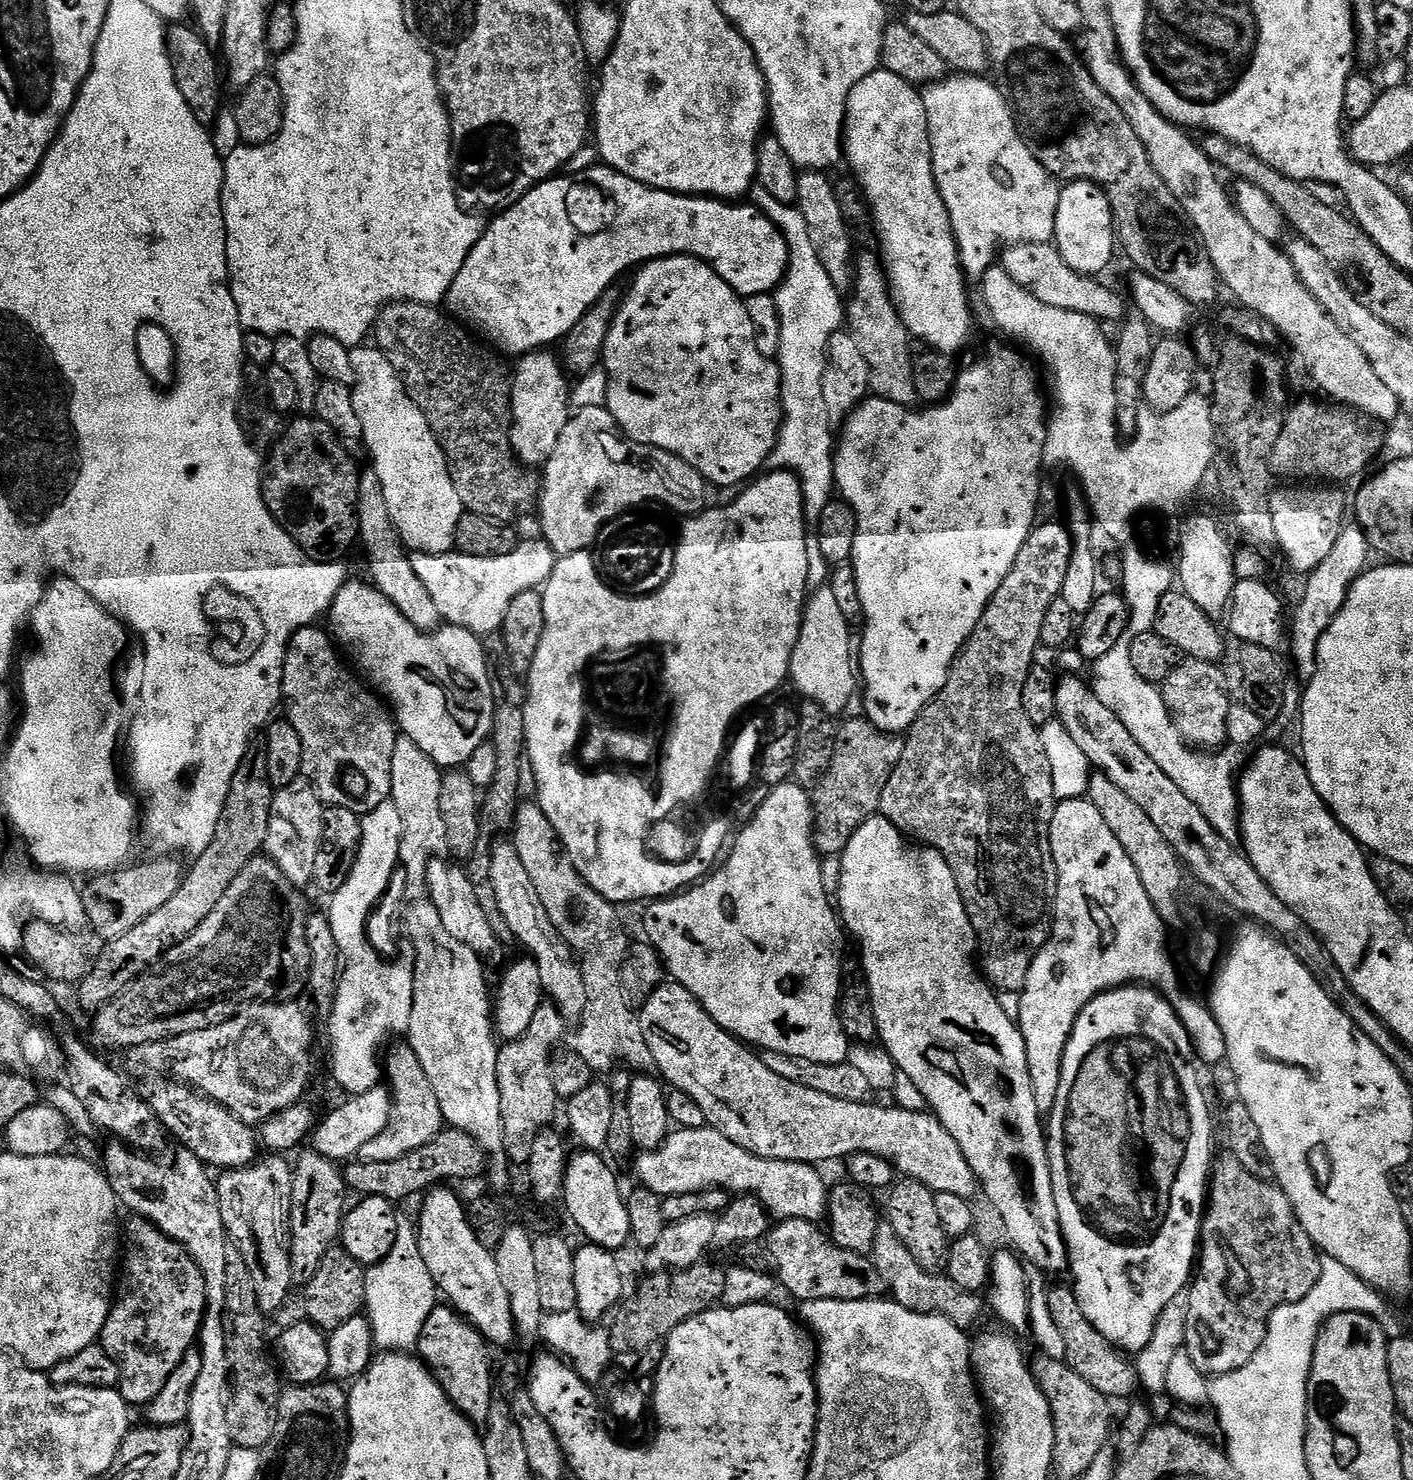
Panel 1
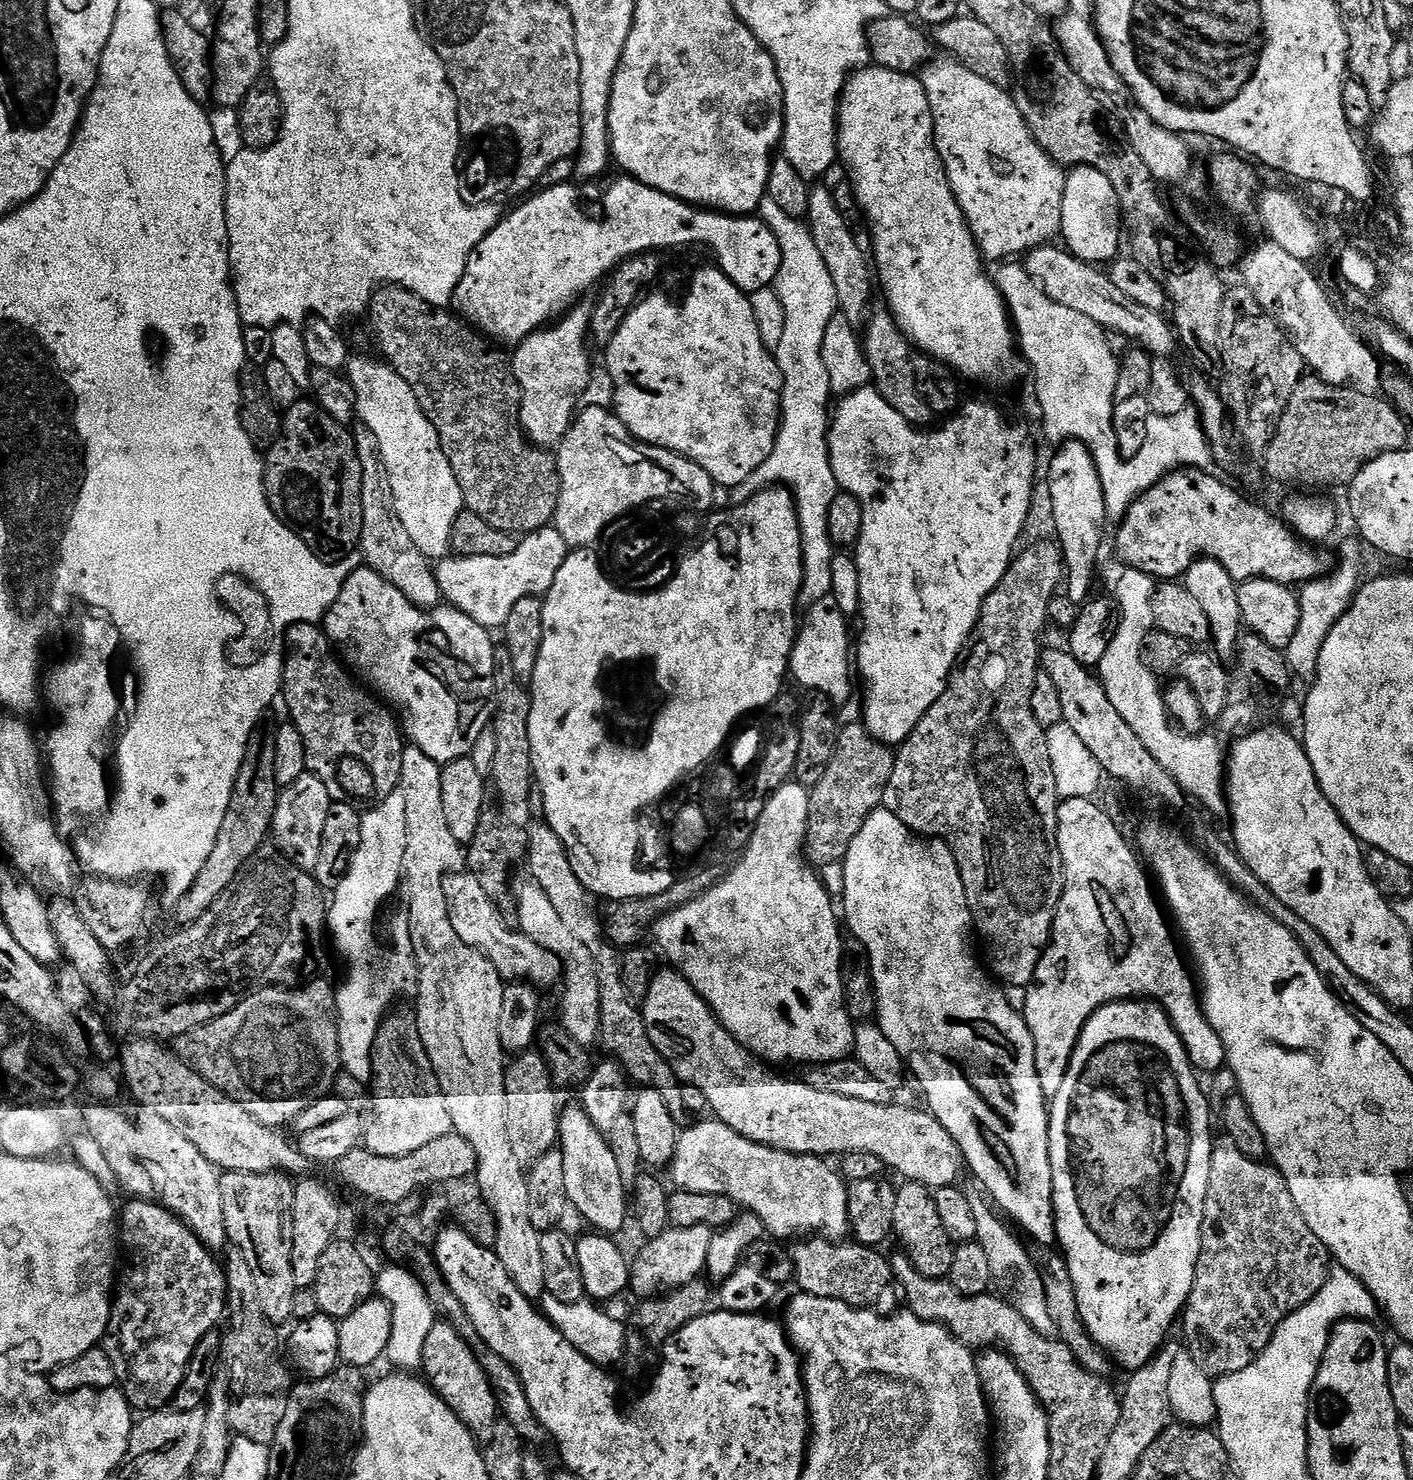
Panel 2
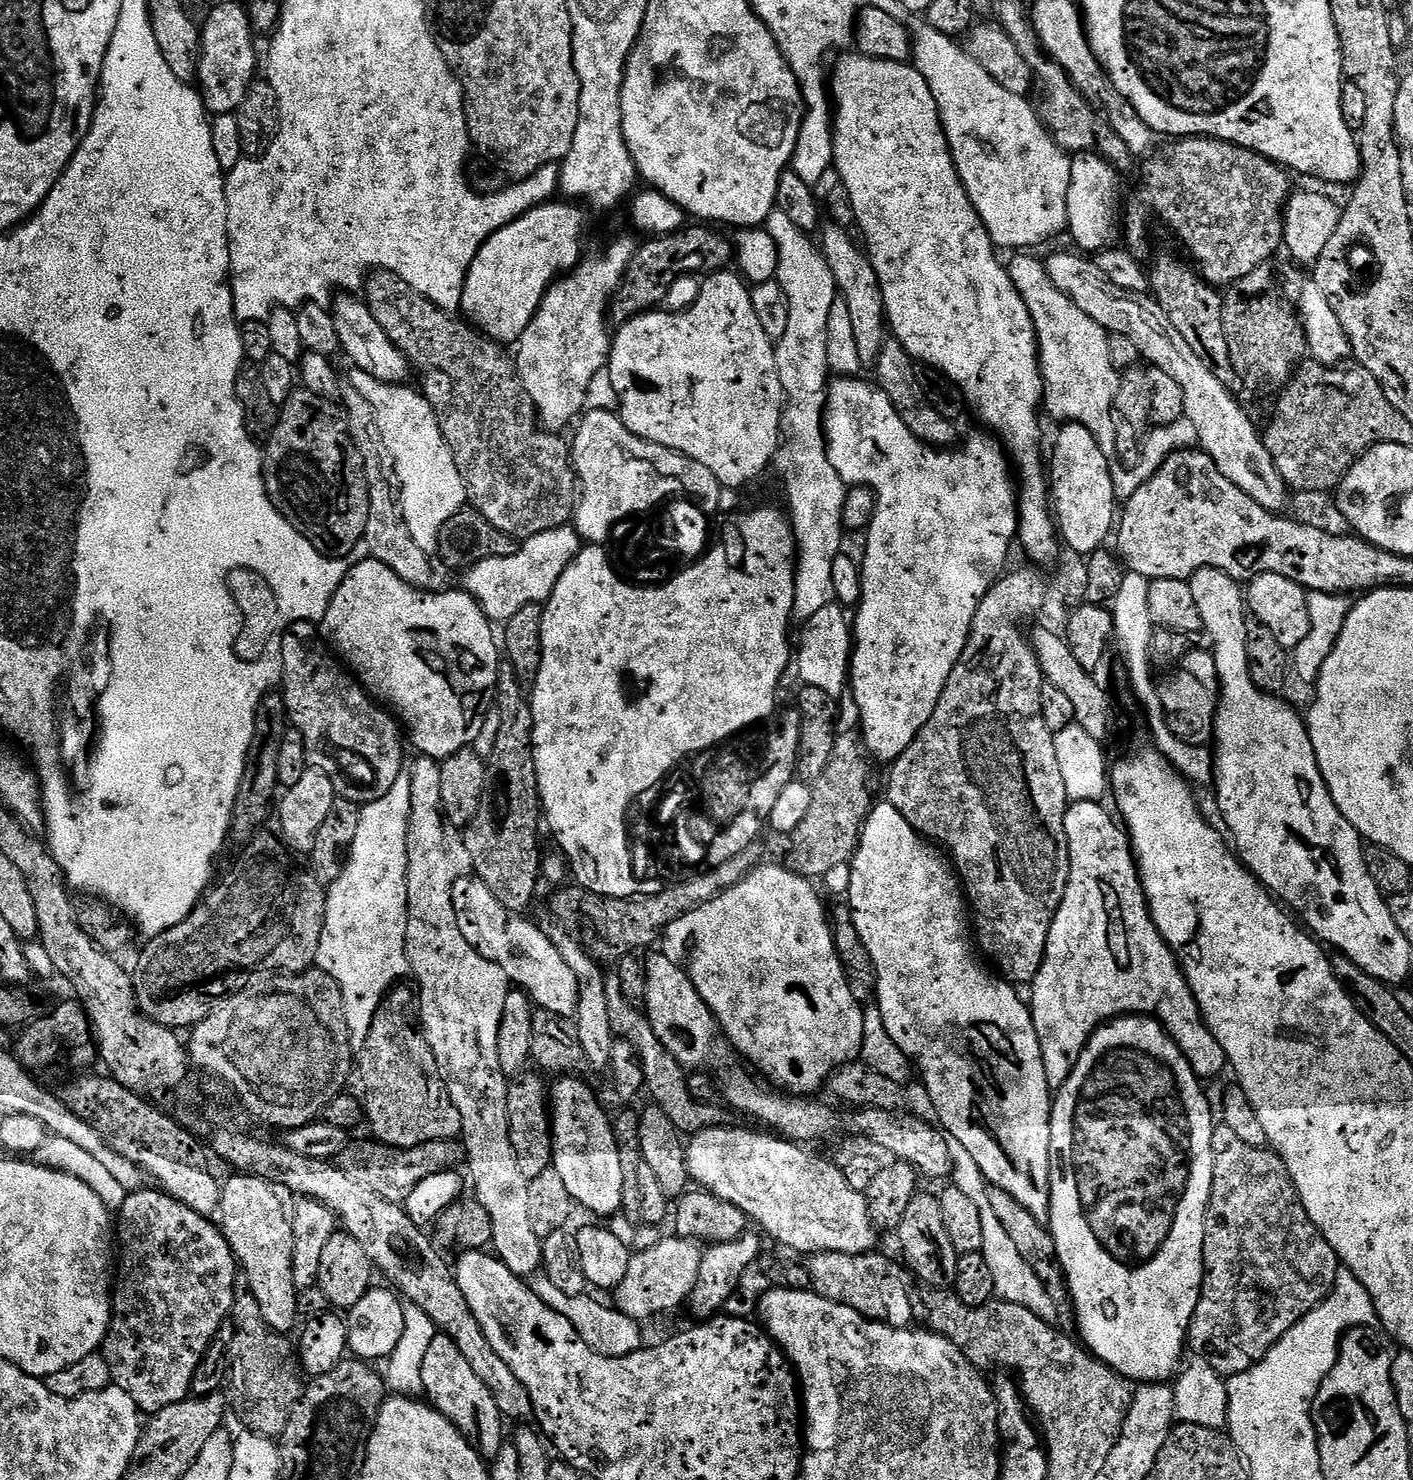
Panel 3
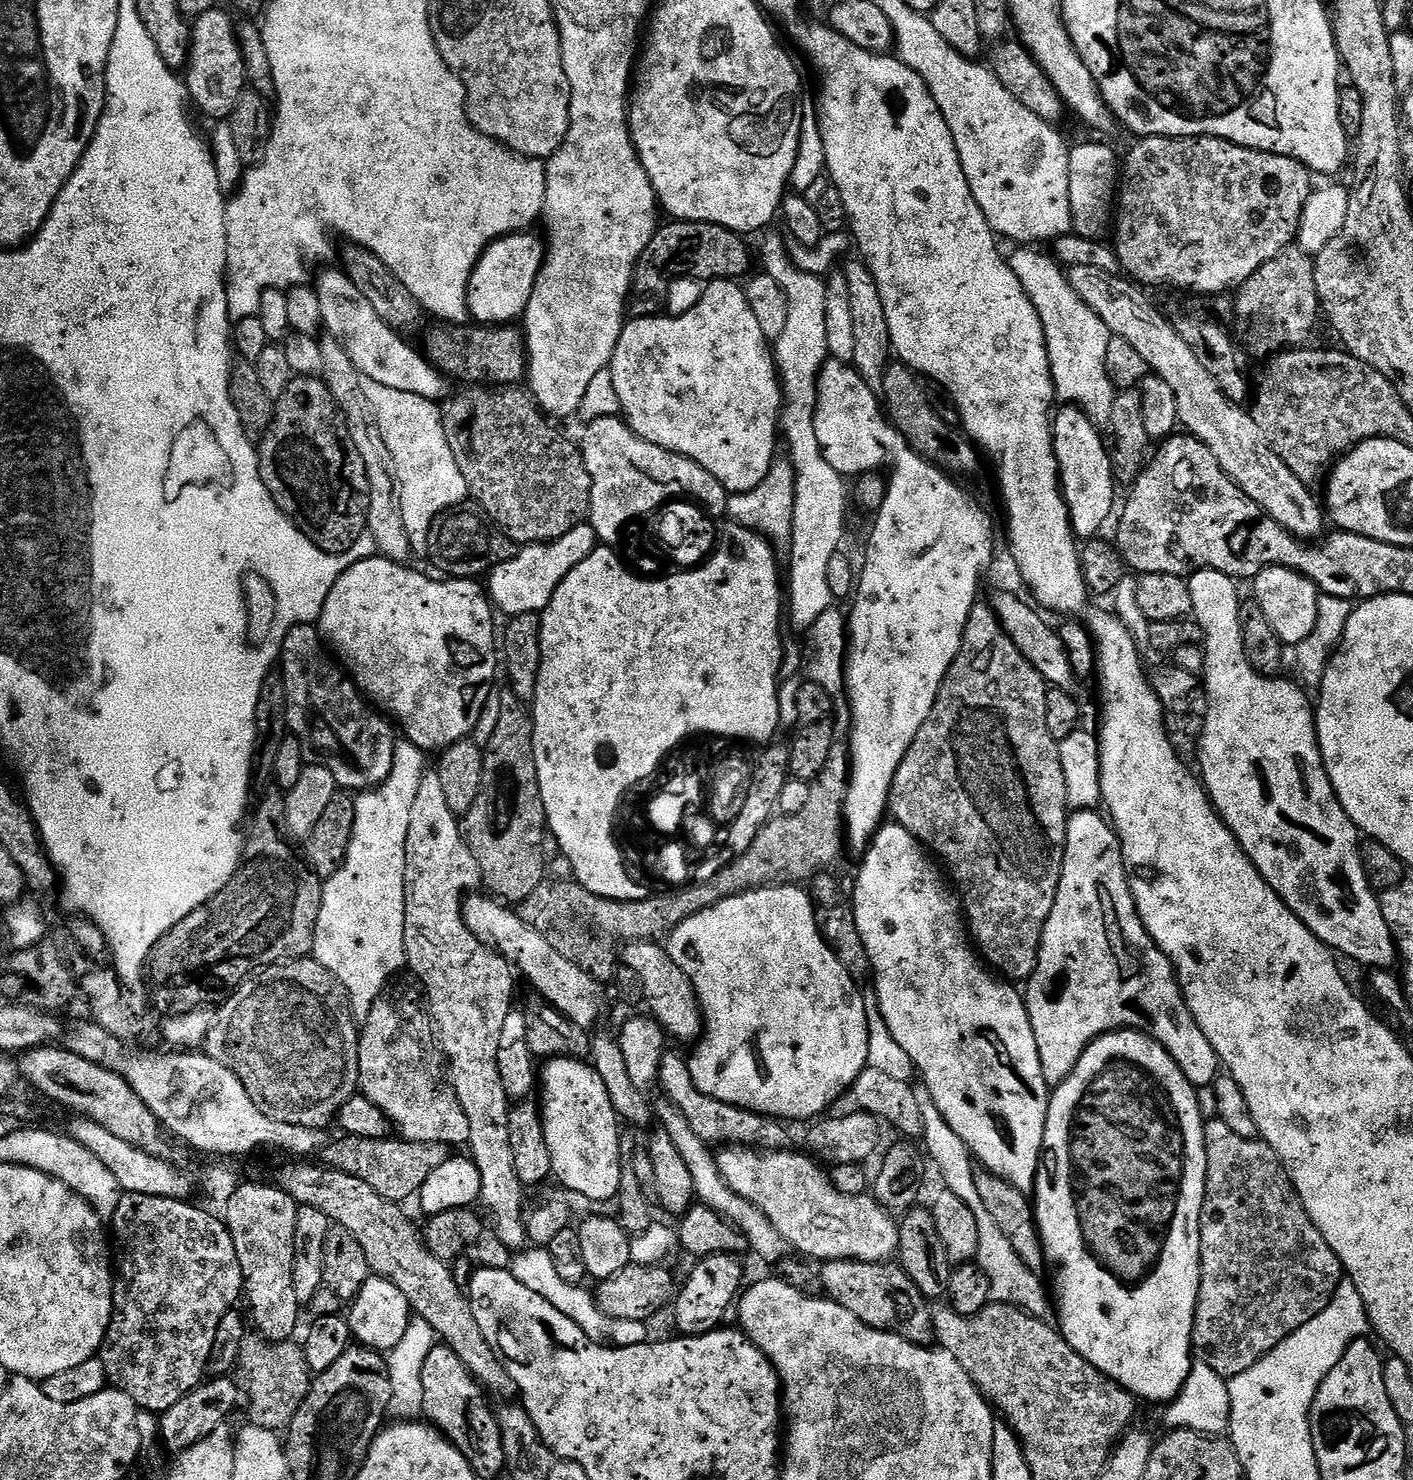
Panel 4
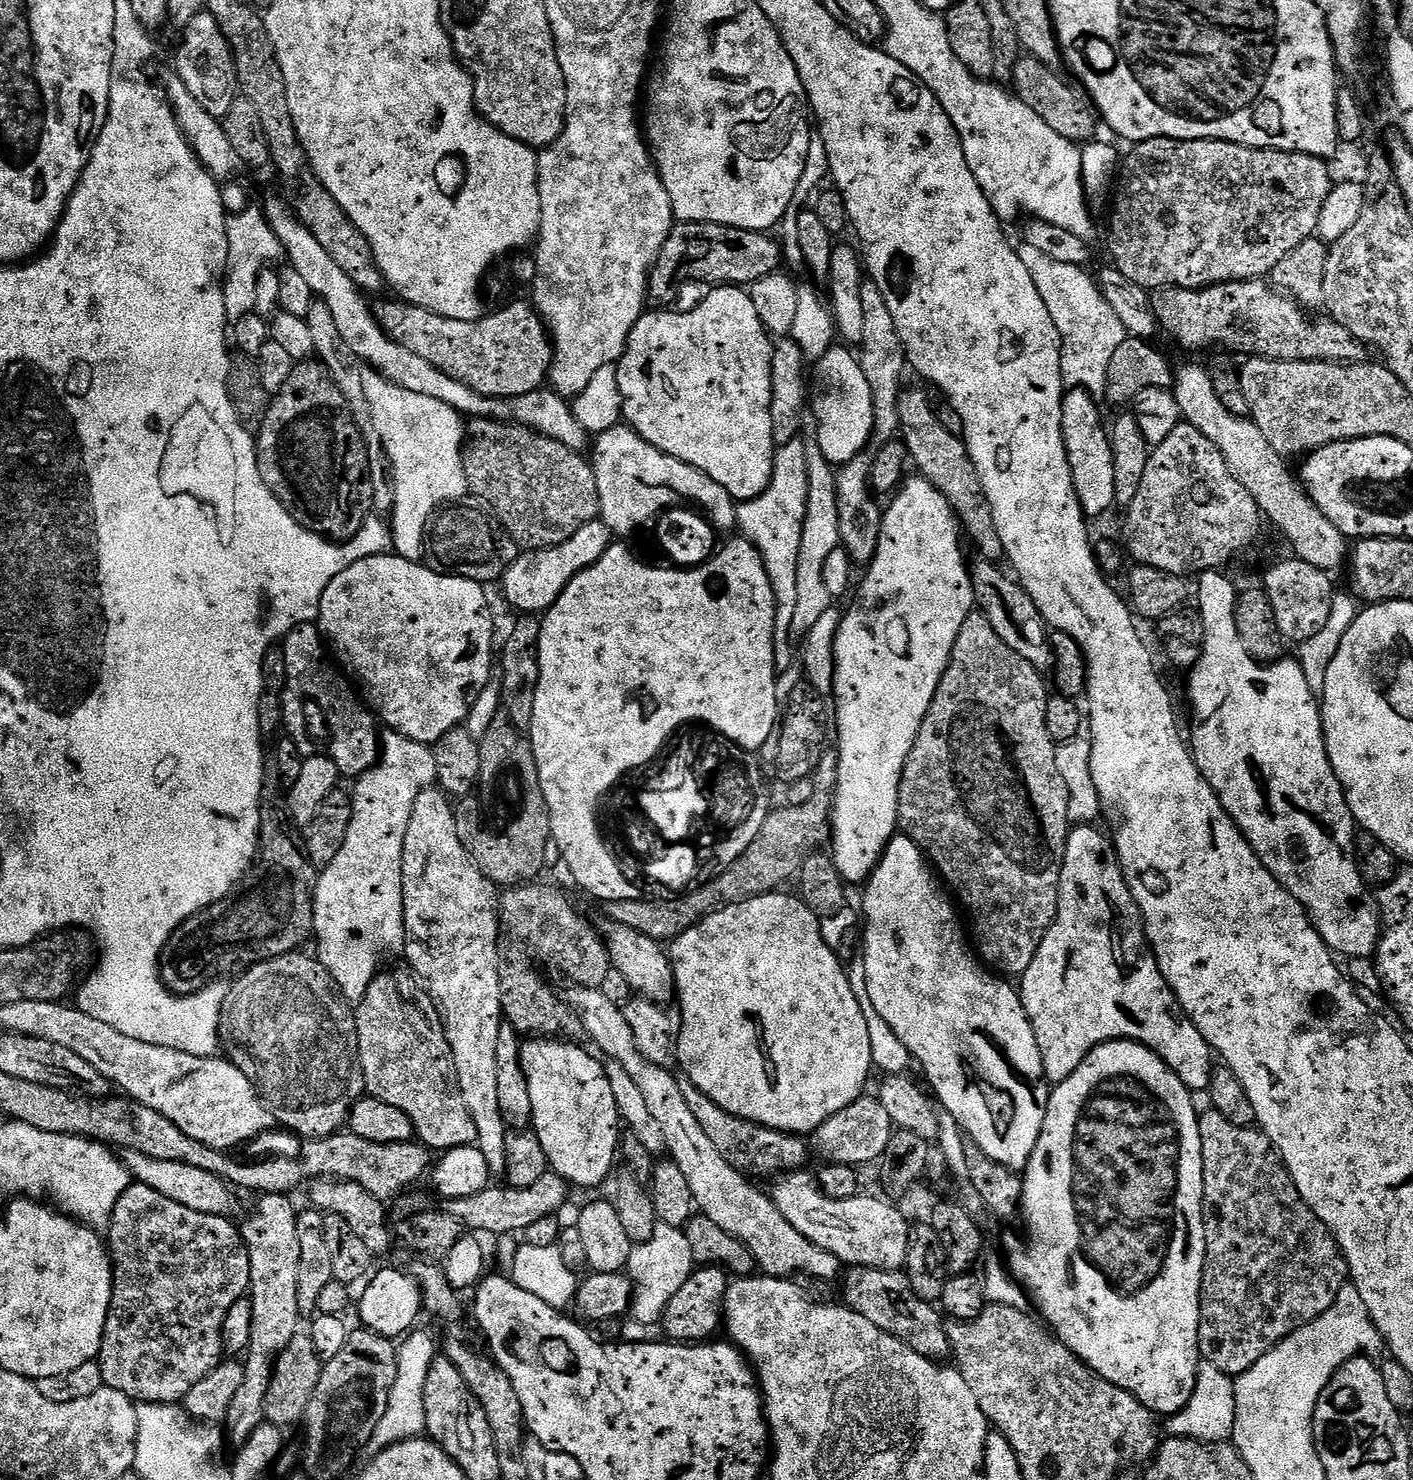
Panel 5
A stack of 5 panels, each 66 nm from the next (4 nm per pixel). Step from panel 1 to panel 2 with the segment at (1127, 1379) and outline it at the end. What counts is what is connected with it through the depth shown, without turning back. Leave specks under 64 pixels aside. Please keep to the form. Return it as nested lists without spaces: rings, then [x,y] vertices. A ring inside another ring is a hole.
[[[1044,1246],[1037,1247],[1035,1250],[1037,1252],[1031,1253],[1030,1260],[1033,1265],[1036,1263],[1036,1268],[1040,1271],[1038,1279],[1045,1295],[1046,1311],[1050,1314],[1051,1321],[1054,1322],[1055,1339],[1065,1344],[1070,1350],[1070,1354],[1074,1354],[1077,1362],[1090,1374],[1107,1377],[1109,1375],[1108,1371],[1114,1368],[1113,1361],[1108,1353],[1096,1343],[1092,1335],[1088,1333],[1082,1314],[1078,1310],[1074,1278],[1070,1278],[1068,1263],[1064,1261],[1064,1257],[1059,1251],[1049,1250]]]

